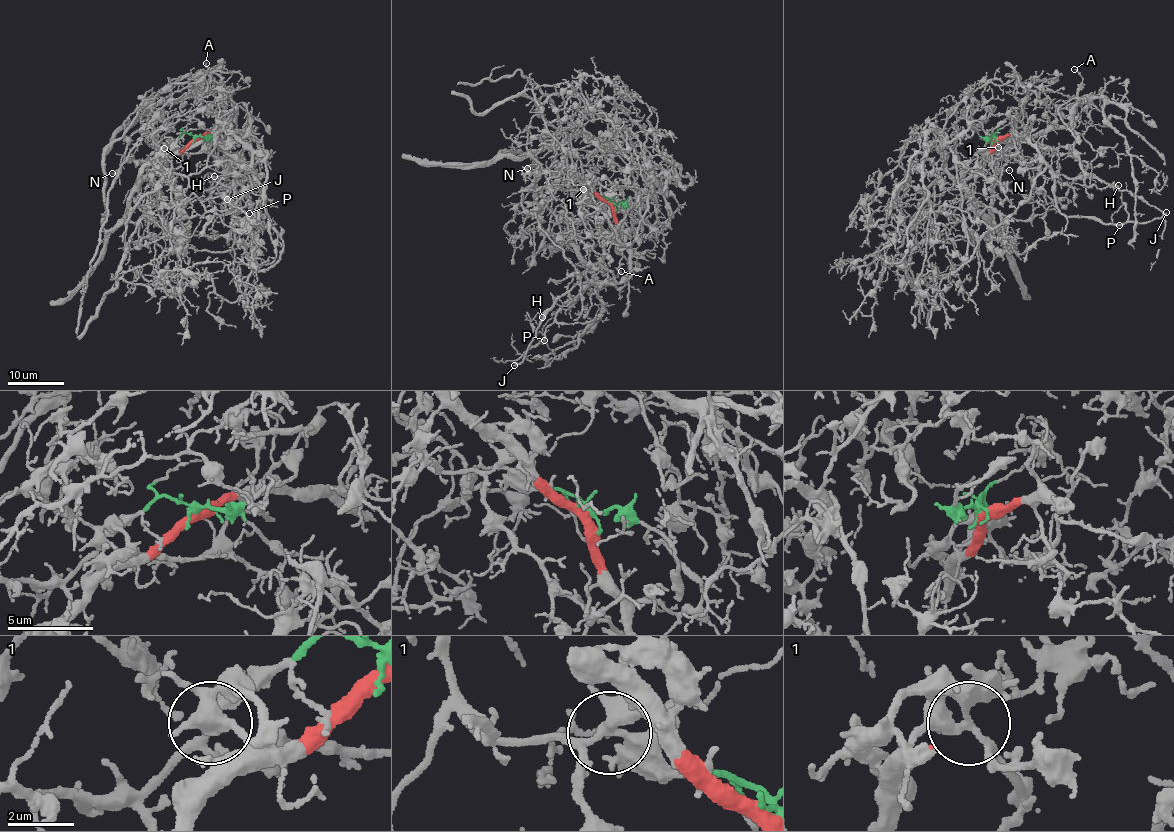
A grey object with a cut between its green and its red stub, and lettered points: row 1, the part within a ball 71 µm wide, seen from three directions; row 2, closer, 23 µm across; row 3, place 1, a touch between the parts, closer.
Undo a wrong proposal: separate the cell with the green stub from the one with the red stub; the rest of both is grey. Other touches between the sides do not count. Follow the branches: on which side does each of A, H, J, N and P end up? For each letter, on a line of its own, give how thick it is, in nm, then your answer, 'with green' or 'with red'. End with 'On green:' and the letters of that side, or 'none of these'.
A: 120 nm | with green
H: 110 nm | with red
J: 110 nm | with red
N: 80 nm | with green
P: 100 nm | with red
On green: A, N

